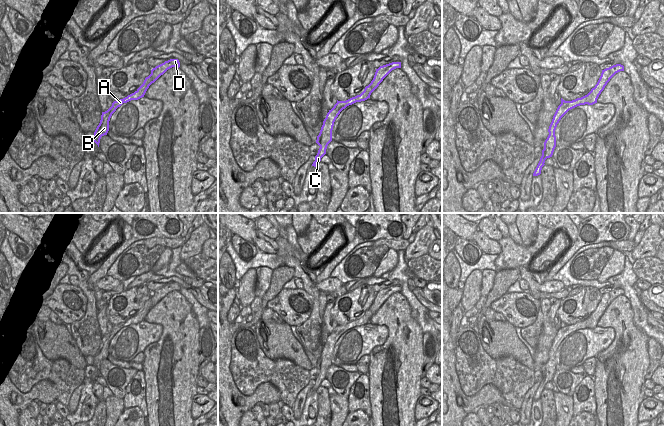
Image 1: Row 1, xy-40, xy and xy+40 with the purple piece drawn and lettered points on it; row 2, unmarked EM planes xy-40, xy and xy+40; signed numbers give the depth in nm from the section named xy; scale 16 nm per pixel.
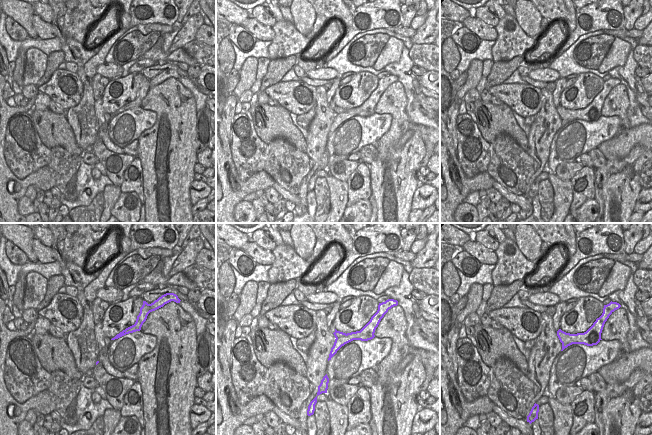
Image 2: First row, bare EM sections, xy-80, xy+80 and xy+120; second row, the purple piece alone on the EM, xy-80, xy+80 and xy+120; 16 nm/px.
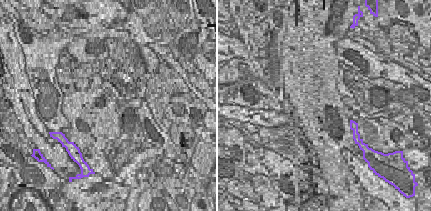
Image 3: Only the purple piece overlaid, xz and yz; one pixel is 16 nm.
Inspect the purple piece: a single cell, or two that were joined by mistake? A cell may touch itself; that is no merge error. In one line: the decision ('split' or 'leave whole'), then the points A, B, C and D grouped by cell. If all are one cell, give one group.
split; A B C / D

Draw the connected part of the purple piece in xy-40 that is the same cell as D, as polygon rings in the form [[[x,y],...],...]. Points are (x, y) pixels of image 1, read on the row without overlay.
[[[170,283],[153,292],[150,298],[151,308],[154,307],[161,299],[163,299],[168,293],[172,291],[180,291],[180,286],[178,283]]]

